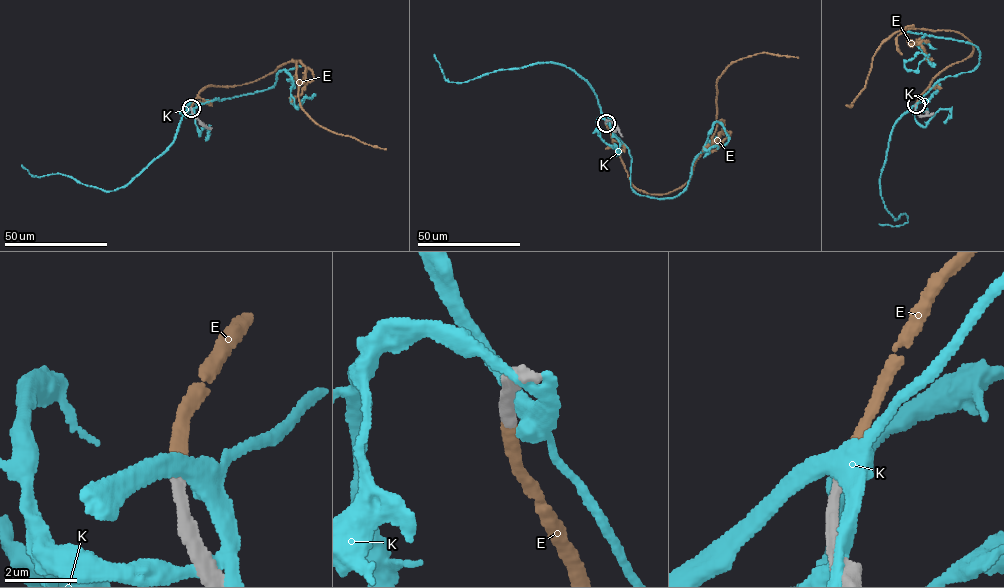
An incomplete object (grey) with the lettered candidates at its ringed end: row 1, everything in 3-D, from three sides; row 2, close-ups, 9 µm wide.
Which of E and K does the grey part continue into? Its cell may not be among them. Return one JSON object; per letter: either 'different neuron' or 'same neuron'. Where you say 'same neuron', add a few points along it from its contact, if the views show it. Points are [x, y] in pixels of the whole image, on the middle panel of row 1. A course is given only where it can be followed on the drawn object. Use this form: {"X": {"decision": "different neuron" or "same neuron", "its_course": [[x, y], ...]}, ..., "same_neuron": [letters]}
{"E": {"decision": "same neuron", "its_course": [[606, 123], [630, 182], [650, 194], [669, 193], [690, 178], [715, 131], [723, 71], [761, 53], [798, 57]]}, "K": {"decision": "different neuron"}, "same_neuron": ["E"]}

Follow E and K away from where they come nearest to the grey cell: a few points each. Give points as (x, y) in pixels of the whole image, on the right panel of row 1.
E: (916, 104), (933, 78), (973, 50), (962, 34), (893, 33), (874, 55), (865, 87), (846, 105), (852, 105)
K: (915, 105), (980, 54), (926, 35), (925, 58), (904, 66), (926, 56)

